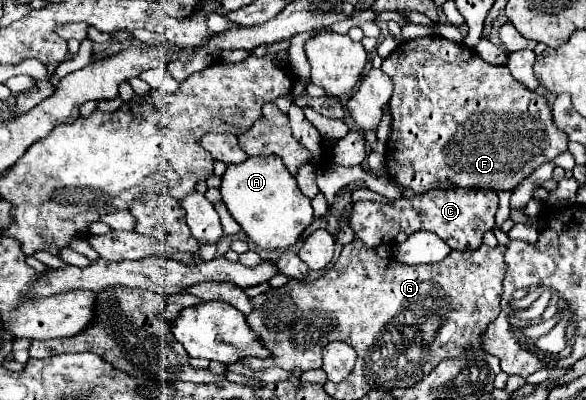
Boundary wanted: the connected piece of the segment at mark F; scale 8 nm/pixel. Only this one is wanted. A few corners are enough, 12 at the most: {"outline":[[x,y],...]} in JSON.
{"outline":[[442,36],[402,42],[390,178],[514,190],[568,148],[546,98]]}

